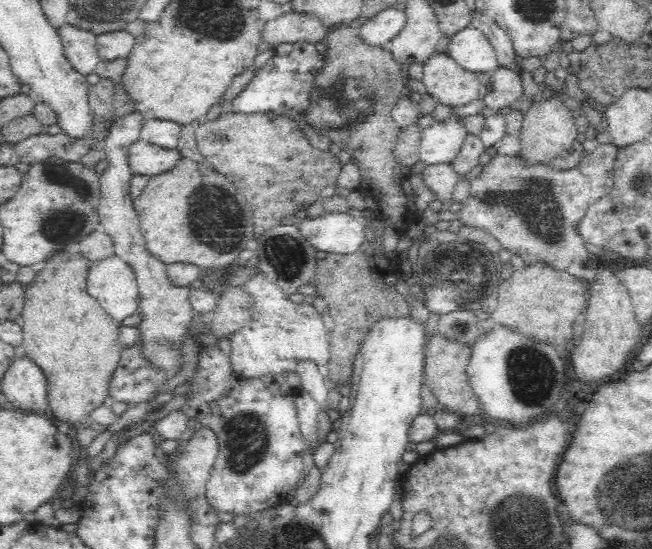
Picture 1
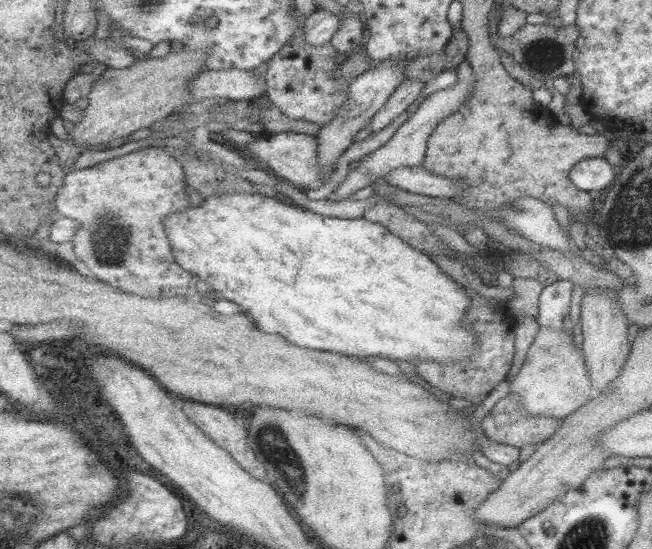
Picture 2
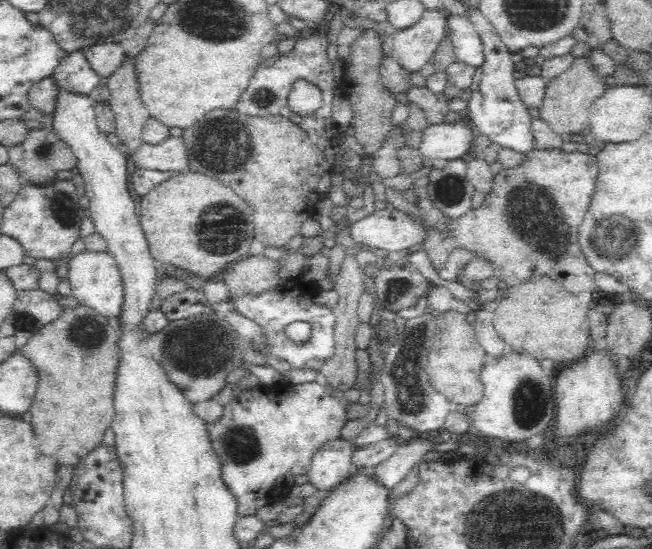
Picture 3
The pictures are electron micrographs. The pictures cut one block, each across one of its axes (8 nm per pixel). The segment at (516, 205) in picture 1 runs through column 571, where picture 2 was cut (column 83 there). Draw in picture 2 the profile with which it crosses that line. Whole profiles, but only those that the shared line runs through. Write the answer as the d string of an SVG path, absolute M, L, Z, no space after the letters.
M160 147L140 148L128 154L101 161L91 167L73 170L67 173L65 184L61 187L58 194L56 206L60 216L80 222L81 227L79 227L77 236L73 241L74 253L76 254L76 258L83 262L84 266L93 273L95 278L101 278L101 280L113 284L115 288L121 288L121 290L127 290L127 292L133 292L133 294L139 294L139 296L141 294L143 296L151 296L153 294L153 296L172 297L175 295L185 295L189 298L196 297L195 284L201 279L199 276L194 276L192 272L183 268L183 265L177 263L174 254L175 251L171 245L167 229L165 229L165 218L169 218L175 212L183 212L183 210L189 210L191 208L191 196L189 196L187 185L185 185L185 170L183 170L180 160L175 160L175 156L170 156L167 150L163 150Z

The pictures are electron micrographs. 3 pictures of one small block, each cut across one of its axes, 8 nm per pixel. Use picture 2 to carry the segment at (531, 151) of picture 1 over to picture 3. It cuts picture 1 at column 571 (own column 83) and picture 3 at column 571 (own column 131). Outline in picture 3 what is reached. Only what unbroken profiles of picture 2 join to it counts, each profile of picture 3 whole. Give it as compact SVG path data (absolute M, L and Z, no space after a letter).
M576 57L576 62L568 70L561 72L546 85L544 100L538 108L539 117L558 135L580 134L582 130L589 128L590 107L604 94L605 89L604 79L596 75L594 69L585 62L585 58Z

